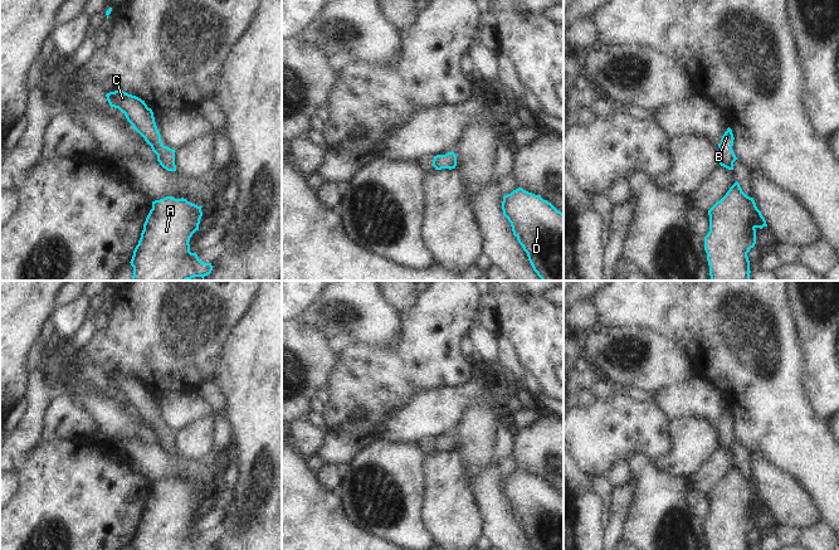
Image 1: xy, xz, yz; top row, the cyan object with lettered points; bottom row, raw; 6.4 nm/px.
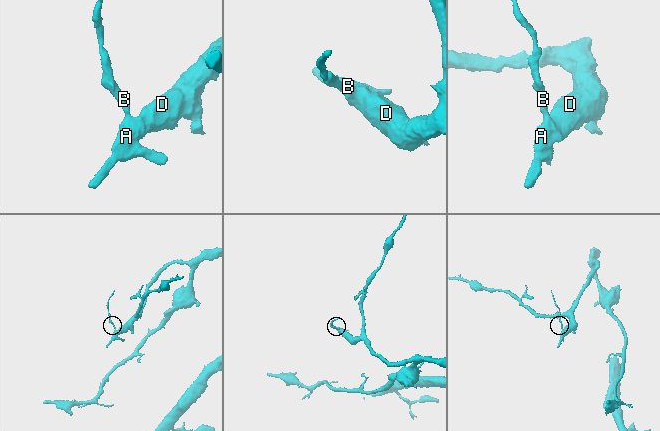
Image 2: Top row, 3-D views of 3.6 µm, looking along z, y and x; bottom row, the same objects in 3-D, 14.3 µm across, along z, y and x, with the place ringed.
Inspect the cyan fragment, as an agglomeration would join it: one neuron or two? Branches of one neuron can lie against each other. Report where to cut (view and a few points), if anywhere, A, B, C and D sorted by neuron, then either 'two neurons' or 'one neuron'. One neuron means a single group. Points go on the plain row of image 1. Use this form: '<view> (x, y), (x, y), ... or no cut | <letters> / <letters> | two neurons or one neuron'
no cut | A B C D | one neuron

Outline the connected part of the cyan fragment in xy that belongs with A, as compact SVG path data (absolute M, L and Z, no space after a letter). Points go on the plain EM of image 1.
M166 478L152 483L138 526L133 532L131 547L133 550L213 550L211 545L204 545L196 535L190 534L190 520L199 512L203 498L203 488L197 488L186 481Z

